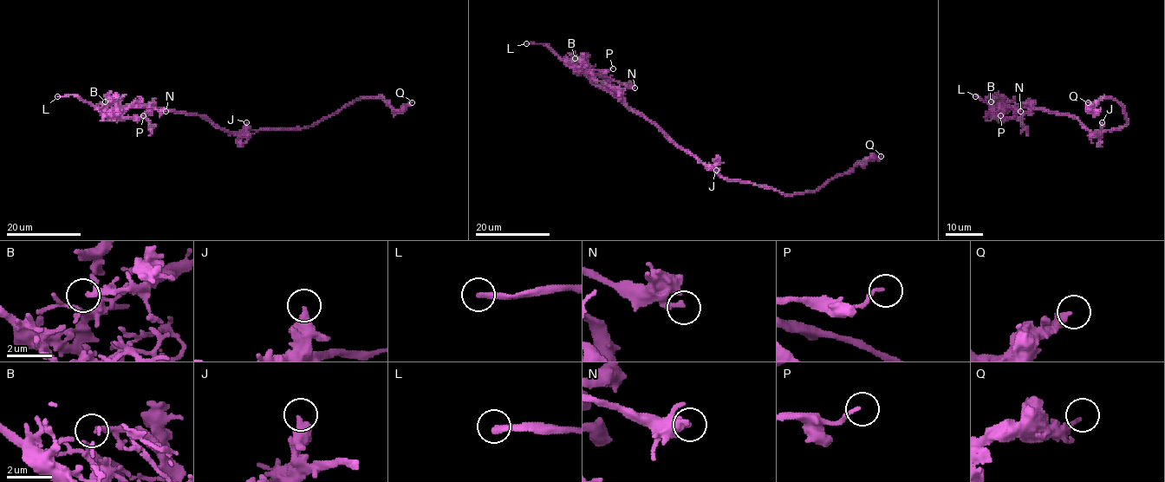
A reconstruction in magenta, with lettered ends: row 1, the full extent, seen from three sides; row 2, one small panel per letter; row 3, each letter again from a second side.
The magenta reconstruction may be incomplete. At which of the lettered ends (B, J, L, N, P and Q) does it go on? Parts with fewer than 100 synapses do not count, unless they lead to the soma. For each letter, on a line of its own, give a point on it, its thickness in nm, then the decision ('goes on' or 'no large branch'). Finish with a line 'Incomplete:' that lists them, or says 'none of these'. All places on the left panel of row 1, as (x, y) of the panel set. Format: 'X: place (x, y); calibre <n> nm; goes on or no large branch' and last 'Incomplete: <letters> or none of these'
B: place (105, 101); calibre 260 nm; no large branch
J: place (246, 122); calibre 300 nm; no large branch
L: place (57, 96); calibre 260 nm; goes on
N: place (165, 111); calibre 240 nm; no large branch
P: place (143, 115); calibre 140 nm; no large branch
Q: place (412, 102); calibre 200 nm; no large branch
Incomplete: L

